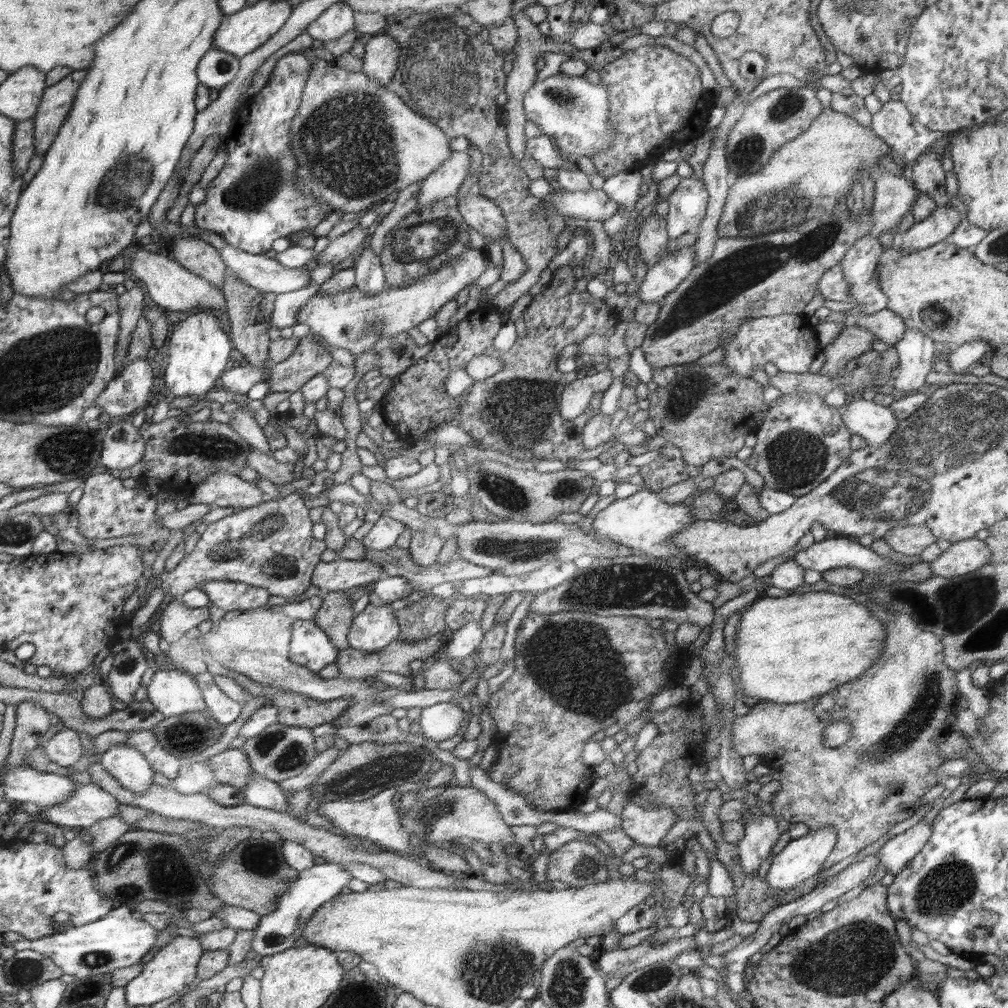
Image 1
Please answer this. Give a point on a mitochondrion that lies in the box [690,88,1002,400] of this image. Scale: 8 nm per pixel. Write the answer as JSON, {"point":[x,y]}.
{"point":[779,207]}

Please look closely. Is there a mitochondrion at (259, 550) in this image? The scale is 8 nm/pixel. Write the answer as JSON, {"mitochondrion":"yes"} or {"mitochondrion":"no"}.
{"mitochondrion":"yes"}

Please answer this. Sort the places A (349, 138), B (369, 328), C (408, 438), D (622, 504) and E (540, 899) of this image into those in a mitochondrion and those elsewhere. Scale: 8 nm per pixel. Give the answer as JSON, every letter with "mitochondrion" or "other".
{"A":"mitochondrion","B":"mitochondrion","C":"other","D":"other","E":"other"}

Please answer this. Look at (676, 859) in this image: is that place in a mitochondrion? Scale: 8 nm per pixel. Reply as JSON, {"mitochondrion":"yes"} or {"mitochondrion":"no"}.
{"mitochondrion":"no"}

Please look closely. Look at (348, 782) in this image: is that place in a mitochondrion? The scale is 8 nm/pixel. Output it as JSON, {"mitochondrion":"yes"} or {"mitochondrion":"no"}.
{"mitochondrion":"yes"}

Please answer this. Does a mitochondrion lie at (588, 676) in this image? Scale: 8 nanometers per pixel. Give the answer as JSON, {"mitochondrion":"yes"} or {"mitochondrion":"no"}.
{"mitochondrion":"yes"}

